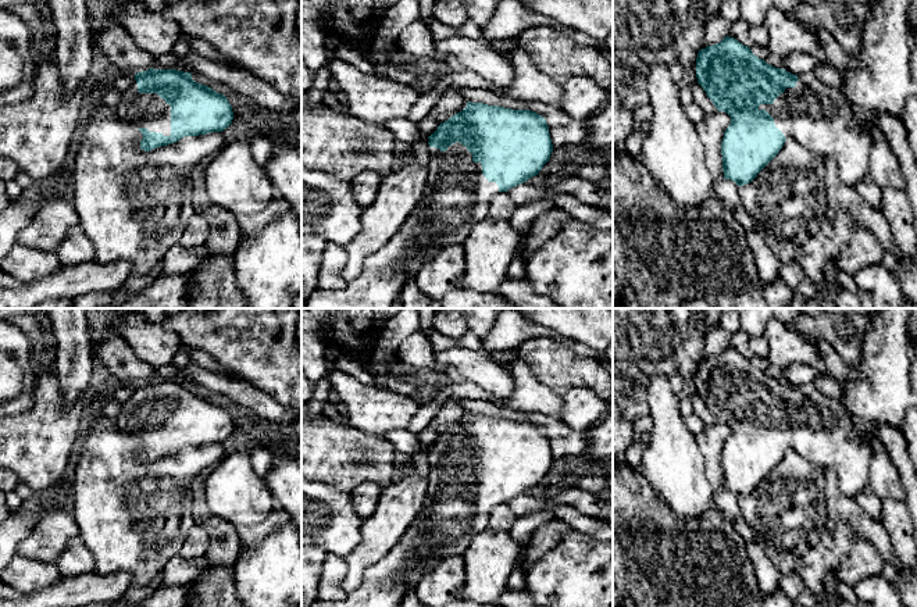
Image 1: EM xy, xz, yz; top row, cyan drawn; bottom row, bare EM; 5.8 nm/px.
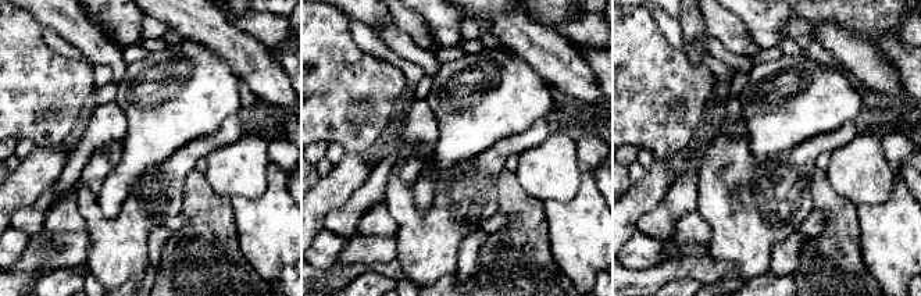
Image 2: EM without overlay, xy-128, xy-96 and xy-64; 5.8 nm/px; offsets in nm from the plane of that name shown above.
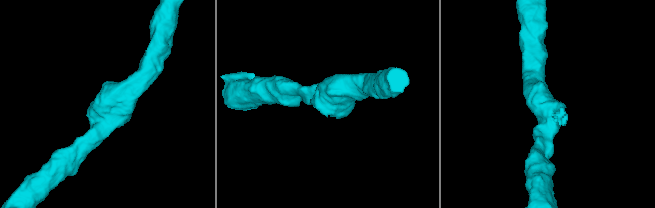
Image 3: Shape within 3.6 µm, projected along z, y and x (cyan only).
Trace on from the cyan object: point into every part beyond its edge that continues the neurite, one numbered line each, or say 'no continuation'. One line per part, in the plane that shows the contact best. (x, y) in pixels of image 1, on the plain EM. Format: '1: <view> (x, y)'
1: xy (143, 421)

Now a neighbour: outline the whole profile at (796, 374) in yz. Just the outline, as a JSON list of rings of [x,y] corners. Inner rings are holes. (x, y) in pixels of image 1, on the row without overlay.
[[[792,364],[786,368],[784,368],[784,381],[799,386],[803,383],[810,383],[816,379],[817,371],[806,364]]]

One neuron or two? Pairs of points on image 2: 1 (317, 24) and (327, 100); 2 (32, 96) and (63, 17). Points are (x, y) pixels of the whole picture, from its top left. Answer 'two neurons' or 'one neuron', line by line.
1: one neuron
2: two neurons

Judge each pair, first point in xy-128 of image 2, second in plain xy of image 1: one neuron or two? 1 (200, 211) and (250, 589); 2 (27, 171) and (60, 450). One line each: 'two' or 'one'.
1: two
2: two

